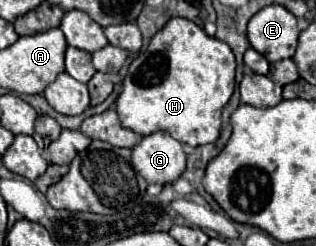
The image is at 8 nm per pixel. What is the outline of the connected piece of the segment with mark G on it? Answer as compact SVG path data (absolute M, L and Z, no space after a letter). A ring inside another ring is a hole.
M154 132L134 146L132 166L148 184L172 184L186 168L186 152L170 134Z

